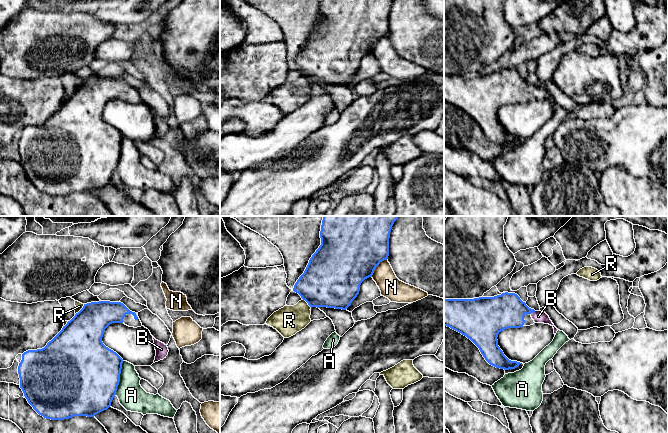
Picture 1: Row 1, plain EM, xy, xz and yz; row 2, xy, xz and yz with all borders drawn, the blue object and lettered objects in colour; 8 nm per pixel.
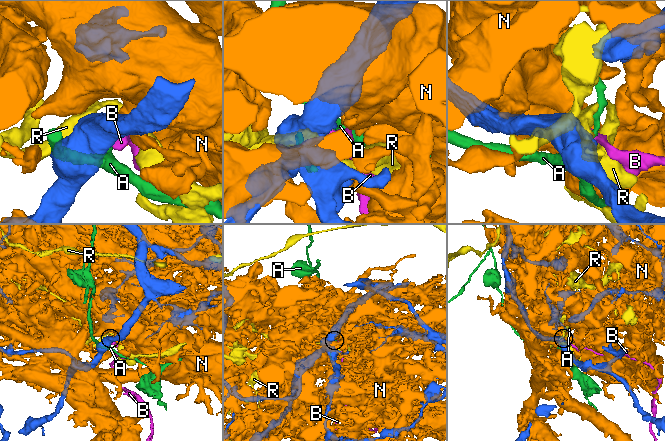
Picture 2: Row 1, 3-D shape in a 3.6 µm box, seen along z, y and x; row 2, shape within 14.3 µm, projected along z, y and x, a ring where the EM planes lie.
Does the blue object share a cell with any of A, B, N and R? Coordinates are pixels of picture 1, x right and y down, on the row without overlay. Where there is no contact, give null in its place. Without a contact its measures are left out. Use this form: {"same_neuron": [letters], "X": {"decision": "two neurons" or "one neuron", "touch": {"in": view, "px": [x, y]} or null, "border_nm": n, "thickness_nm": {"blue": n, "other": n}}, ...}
{"same_neuron": ["B"], "A": {"decision": "two neurons", "touch": {"in": "xy", "px": [119, 154]}, "border_nm": 280, "thickness_nm": {"blue": 500, "other": 220}}, "B": {"decision": "one neuron", "touch": {"in": "yz", "px": [532, 88]}, "border_nm": 50, "thickness_nm": {"blue": 280, "other": 100}}, "N": {"decision": "two neurons", "touch": {"in": "xz", "px": [376, 42]}, "border_nm": 190, "thickness_nm": {"blue": 480, "other": 180}}, "R": {"decision": "two neurons", "touch": {"in": "xy", "px": [81, 85]}, "border_nm": 120, "thickness_nm": {"blue": 360, "other": 60}}}

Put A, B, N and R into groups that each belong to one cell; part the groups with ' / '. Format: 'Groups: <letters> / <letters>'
Groups: A / B / N / R

